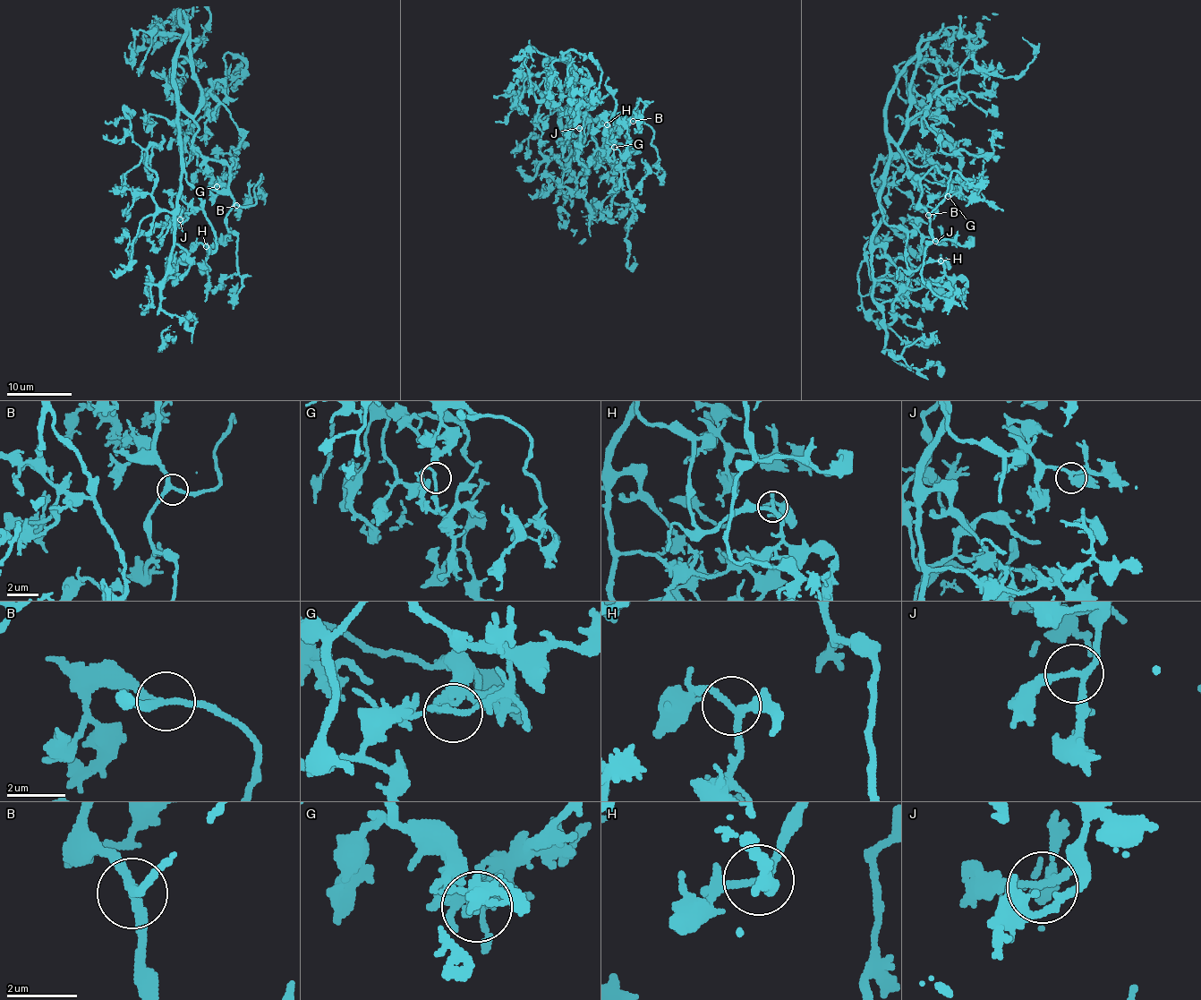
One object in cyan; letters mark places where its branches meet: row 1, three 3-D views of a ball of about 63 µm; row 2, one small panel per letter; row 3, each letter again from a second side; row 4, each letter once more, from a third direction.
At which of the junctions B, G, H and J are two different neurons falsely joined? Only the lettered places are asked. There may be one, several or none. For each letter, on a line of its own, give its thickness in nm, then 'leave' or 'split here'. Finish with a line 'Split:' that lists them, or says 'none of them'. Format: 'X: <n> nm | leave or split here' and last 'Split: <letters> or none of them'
B: 240 nm | leave
G: 140 nm | leave
H: 180 nm | leave
J: 180 nm | leave
Split: none of them

